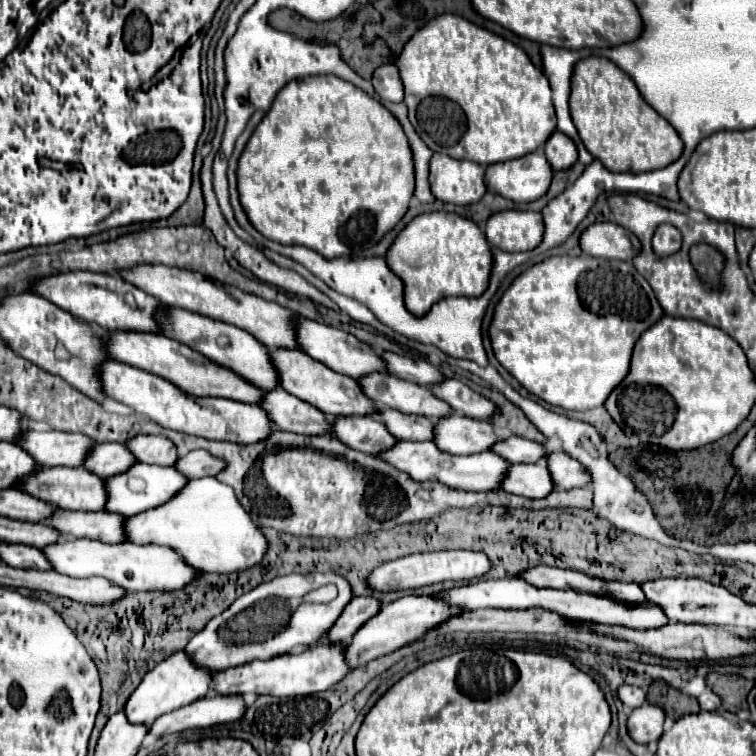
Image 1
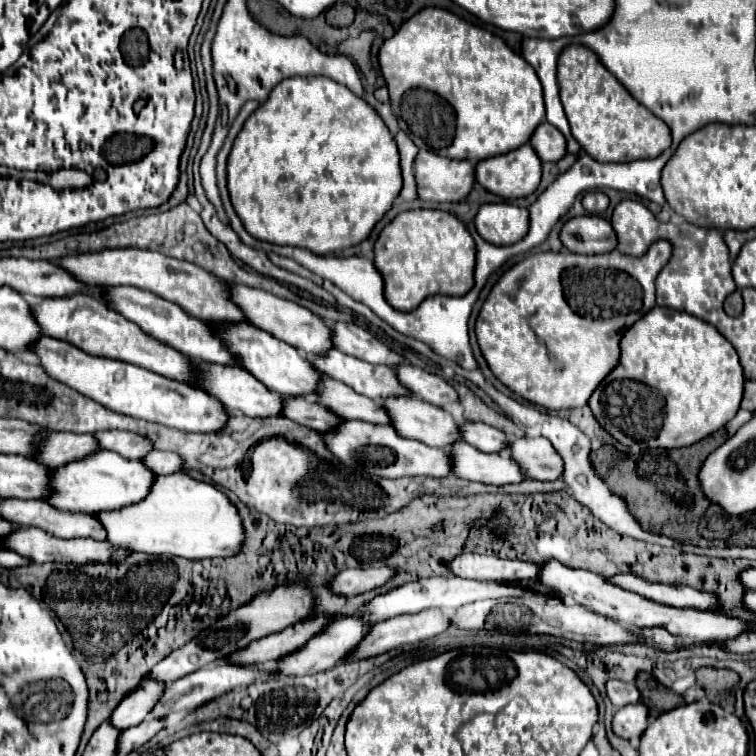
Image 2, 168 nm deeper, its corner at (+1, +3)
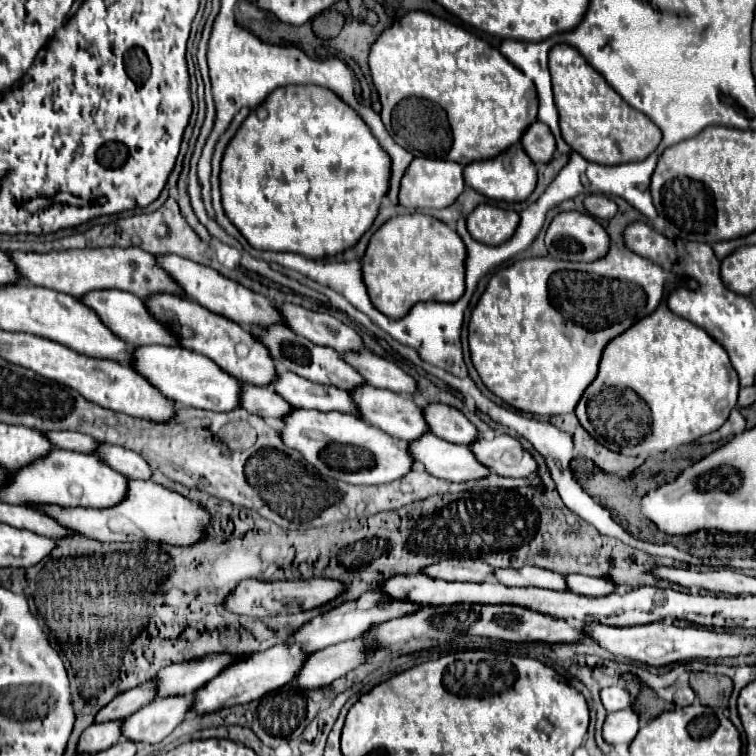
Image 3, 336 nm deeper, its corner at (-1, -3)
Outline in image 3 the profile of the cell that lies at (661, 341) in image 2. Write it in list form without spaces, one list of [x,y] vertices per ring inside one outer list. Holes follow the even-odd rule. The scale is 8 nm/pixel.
[[[661,303],[649,317],[637,321],[637,325],[629,327],[605,347],[599,373],[581,395],[575,415],[581,427],[605,449],[633,457],[653,455],[687,445],[705,433],[717,431],[737,405],[737,393],[739,381],[727,351],[701,327],[681,319],[679,315],[671,313],[665,303]]]

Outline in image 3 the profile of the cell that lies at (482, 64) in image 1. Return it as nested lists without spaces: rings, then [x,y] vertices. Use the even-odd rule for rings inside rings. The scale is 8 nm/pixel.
[[[413,11],[413,13],[407,13],[405,17],[401,17],[399,21],[395,21],[389,29],[385,29],[377,41],[373,43],[371,51],[369,51],[369,69],[371,69],[371,77],[373,77],[373,83],[375,83],[375,89],[379,93],[379,101],[381,101],[381,119],[389,131],[389,135],[393,137],[393,141],[397,145],[401,145],[403,149],[407,149],[409,153],[413,153],[415,157],[429,157],[429,159],[451,159],[459,165],[469,165],[473,161],[479,161],[479,159],[489,159],[489,157],[495,157],[499,155],[501,151],[505,151],[509,145],[517,143],[523,135],[523,131],[533,123],[537,121],[537,91],[535,91],[535,85],[533,85],[533,79],[527,77],[525,73],[521,73],[515,65],[509,63],[509,59],[505,59],[495,47],[491,47],[487,41],[479,39],[477,35],[473,35],[471,31],[459,27],[459,25],[453,25],[445,19],[439,19],[431,13],[425,13],[425,11]]]

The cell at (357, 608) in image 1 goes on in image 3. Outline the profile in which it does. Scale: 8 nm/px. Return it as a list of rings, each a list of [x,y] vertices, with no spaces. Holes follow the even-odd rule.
[[[207,655],[203,659],[193,659],[177,665],[167,665],[157,673],[157,681],[161,681],[161,693],[157,697],[173,697],[195,693],[203,685],[207,685],[213,677],[217,677],[227,665],[231,665],[235,657],[231,655]]]

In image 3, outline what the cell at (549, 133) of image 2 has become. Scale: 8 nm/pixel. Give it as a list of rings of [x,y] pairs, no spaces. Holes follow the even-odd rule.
[[[535,121],[533,125],[529,125],[529,129],[525,129],[525,133],[521,137],[521,145],[523,145],[525,153],[529,153],[529,157],[533,157],[535,163],[537,161],[547,163],[555,151],[553,133],[541,121]]]

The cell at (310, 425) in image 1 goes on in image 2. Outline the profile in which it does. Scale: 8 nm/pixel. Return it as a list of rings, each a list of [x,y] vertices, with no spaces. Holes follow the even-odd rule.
[[[195,361],[199,365],[201,371],[201,379],[199,389],[207,391],[209,395],[213,395],[215,399],[219,399],[227,411],[231,413],[245,413],[247,417],[275,417],[275,415],[283,415],[283,397],[269,391],[267,387],[263,387],[263,383],[259,383],[249,371],[241,369],[241,367],[223,367],[223,365],[213,365],[213,363],[205,363],[205,361]]]

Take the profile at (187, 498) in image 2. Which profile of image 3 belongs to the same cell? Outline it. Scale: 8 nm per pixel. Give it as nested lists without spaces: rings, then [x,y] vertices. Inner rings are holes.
[[[129,481],[125,501],[113,509],[61,509],[55,505],[35,505],[37,511],[55,517],[59,525],[75,533],[83,533],[97,541],[163,541],[171,545],[191,545],[205,537],[203,529],[209,525],[209,513],[195,501],[185,499],[153,481]]]

